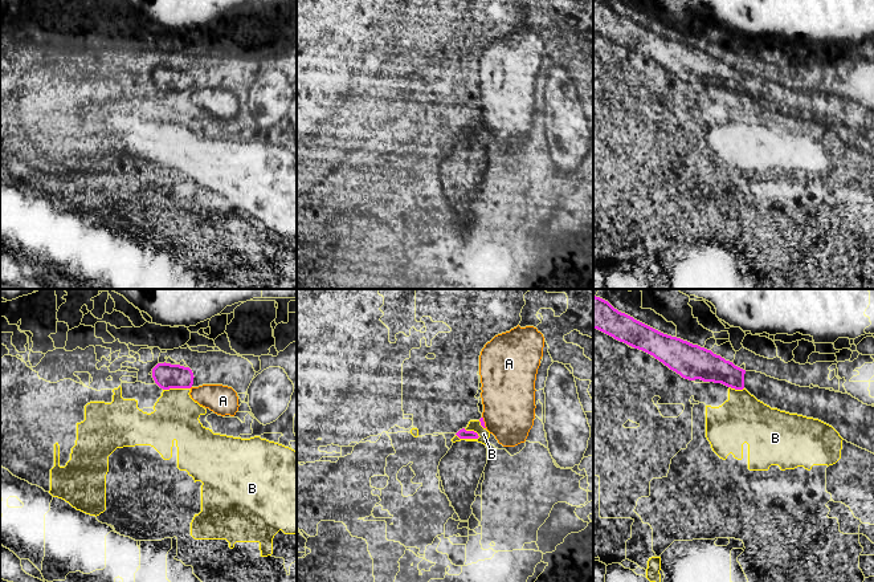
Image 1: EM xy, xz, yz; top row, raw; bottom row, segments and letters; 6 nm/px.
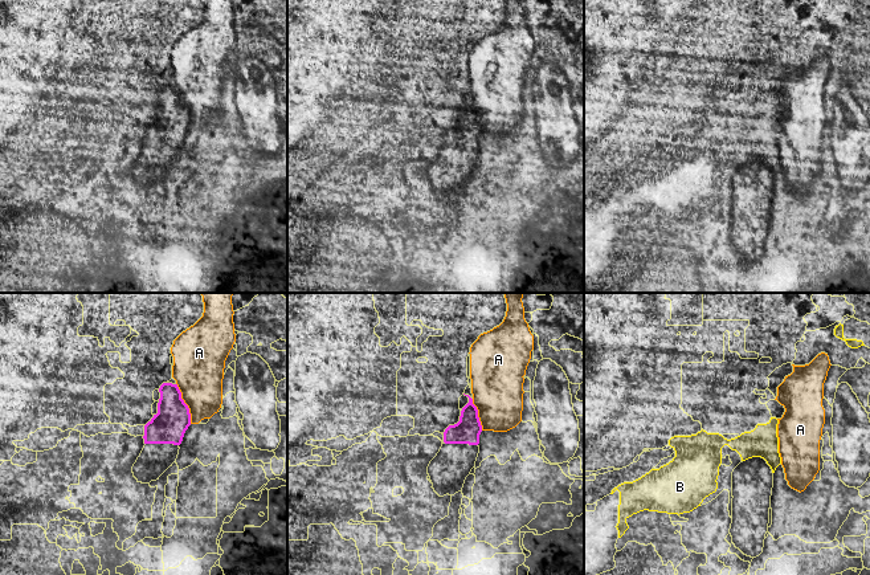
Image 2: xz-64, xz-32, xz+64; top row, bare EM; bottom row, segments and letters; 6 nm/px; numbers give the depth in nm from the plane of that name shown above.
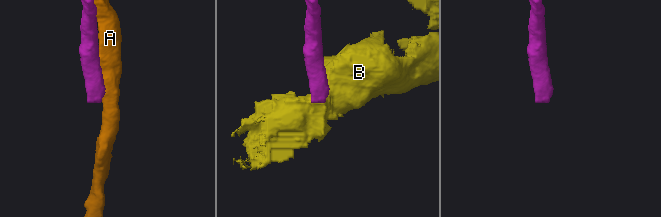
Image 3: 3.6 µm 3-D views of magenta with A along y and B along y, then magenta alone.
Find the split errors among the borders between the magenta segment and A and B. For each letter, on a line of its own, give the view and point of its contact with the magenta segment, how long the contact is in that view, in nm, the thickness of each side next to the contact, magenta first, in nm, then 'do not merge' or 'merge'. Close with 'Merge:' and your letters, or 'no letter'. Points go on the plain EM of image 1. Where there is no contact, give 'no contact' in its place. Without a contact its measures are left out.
A: meets magenta in xz at (484, 125); contact 80 nm long; 30 nm thick on the magenta side, 320 nm on the other; do not merge
B: meets magenta in xz at (468, 141); contact 150 nm long; 60 nm thick on the magenta side, 70 nm on the other; do not merge
Merge: no letter

